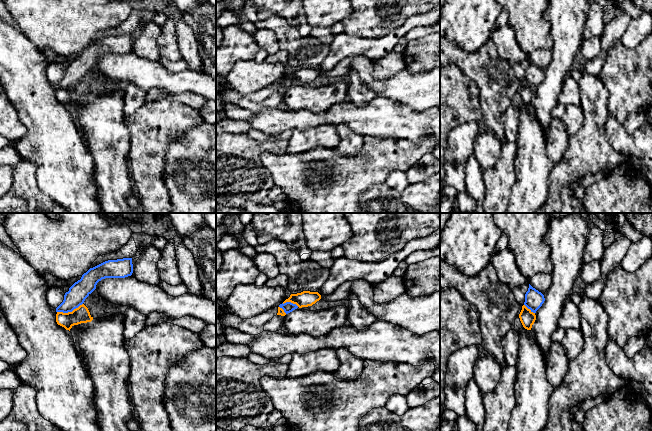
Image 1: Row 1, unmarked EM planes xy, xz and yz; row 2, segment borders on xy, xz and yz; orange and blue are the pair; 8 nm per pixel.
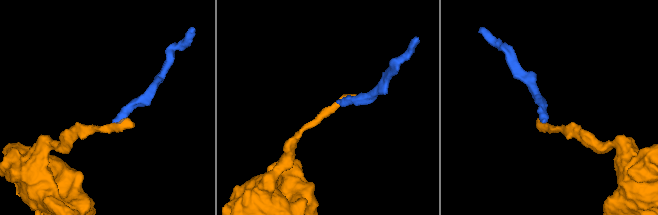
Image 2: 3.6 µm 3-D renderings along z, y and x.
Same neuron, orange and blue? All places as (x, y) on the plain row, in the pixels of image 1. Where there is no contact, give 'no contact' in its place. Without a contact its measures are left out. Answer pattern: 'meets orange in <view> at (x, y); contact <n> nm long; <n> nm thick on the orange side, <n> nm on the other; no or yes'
meets orange in xy at (69, 88); contact 220 nm long; 130 nm thick on the orange side, 160 nm on the other; no

